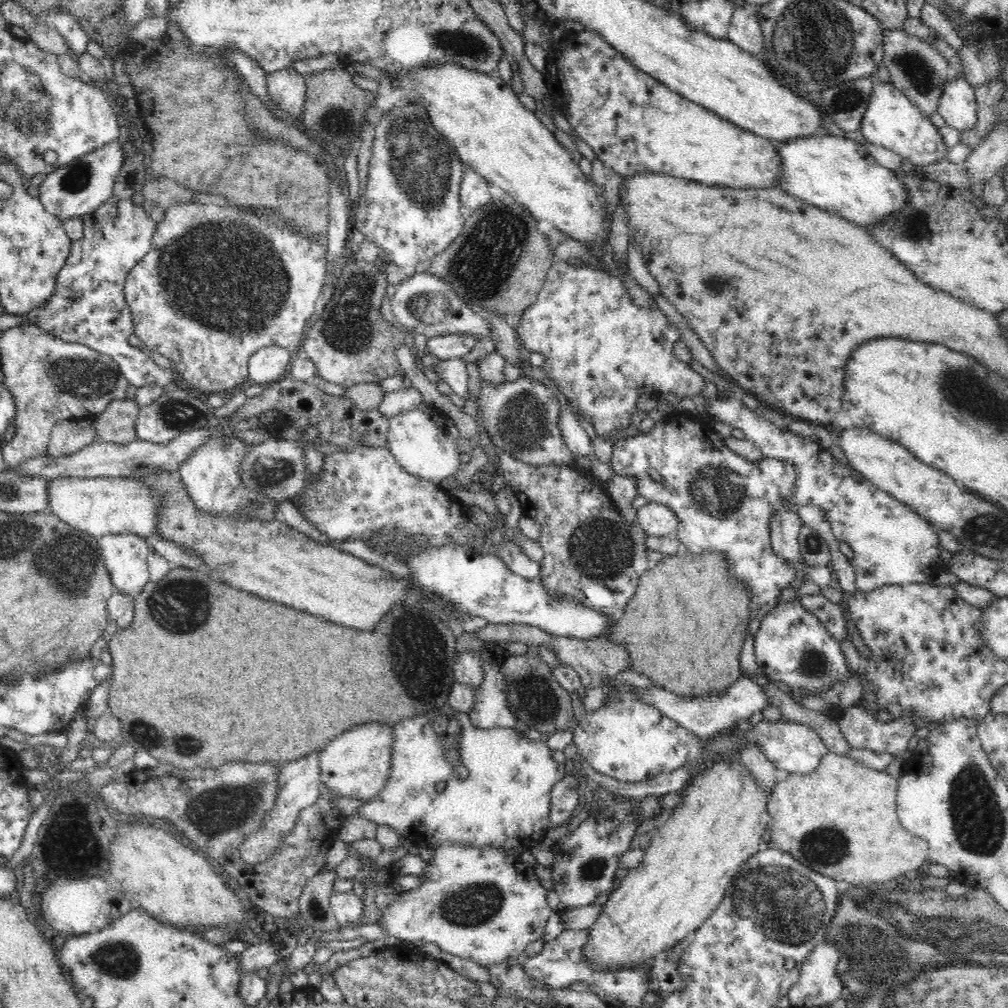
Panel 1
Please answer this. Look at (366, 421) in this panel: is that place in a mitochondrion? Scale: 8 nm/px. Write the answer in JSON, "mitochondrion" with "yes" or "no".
{"mitochondrion":"no"}

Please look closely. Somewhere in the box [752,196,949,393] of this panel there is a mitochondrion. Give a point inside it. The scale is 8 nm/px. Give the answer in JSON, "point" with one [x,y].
{"point":[915,225]}

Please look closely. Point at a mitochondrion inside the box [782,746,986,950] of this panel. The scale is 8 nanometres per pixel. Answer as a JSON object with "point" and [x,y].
{"point":[825,847]}

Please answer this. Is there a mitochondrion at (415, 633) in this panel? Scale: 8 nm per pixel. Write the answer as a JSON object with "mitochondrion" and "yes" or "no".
{"mitochondrion":"yes"}

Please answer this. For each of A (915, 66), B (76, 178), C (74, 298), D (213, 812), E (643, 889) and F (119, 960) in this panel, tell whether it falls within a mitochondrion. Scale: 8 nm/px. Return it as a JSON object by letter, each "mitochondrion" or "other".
{"A":"mitochondrion","B":"mitochondrion","C":"mitochondrion","D":"mitochondrion","E":"other","F":"mitochondrion"}

